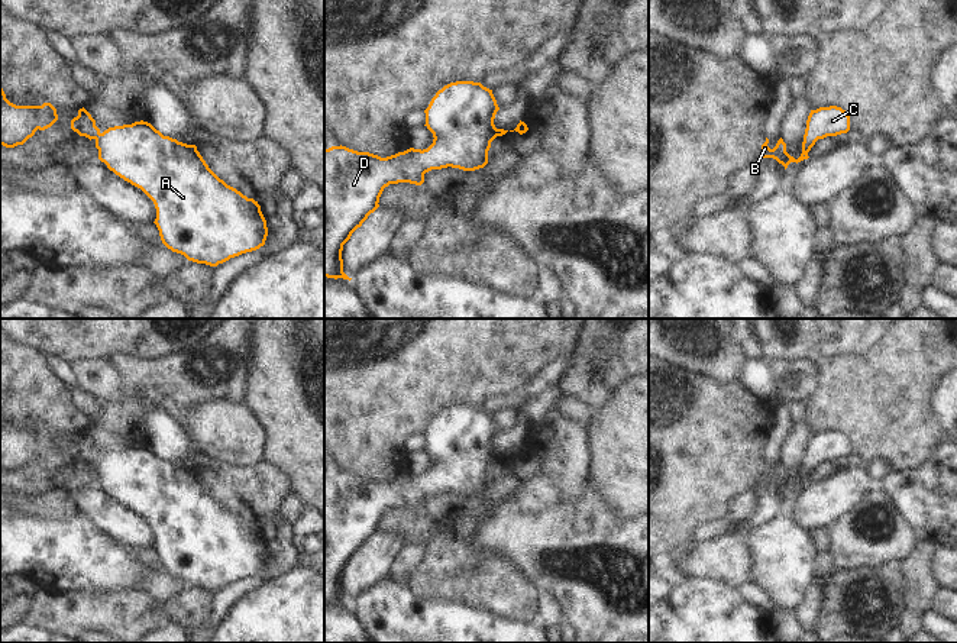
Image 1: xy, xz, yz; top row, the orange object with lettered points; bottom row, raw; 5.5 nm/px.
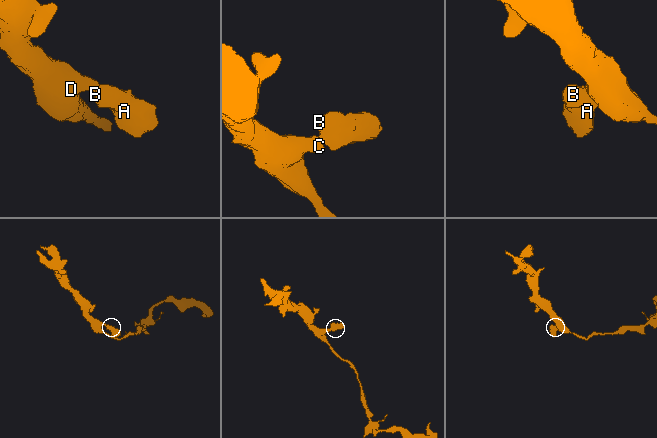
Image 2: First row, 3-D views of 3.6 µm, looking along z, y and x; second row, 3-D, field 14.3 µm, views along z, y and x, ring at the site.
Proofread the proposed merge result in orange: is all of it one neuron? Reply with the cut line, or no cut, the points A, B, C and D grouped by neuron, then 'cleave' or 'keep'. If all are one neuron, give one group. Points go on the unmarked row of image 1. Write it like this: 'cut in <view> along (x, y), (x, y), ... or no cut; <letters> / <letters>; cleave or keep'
no cut; A B C D; keep

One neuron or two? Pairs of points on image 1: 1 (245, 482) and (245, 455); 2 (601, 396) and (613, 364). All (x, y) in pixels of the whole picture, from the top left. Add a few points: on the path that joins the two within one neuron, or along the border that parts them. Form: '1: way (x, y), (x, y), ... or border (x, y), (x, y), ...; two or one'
1: border (214, 459), (238, 465), (259, 465), (265, 461); two
2: way (601, 388), (605, 371); one

